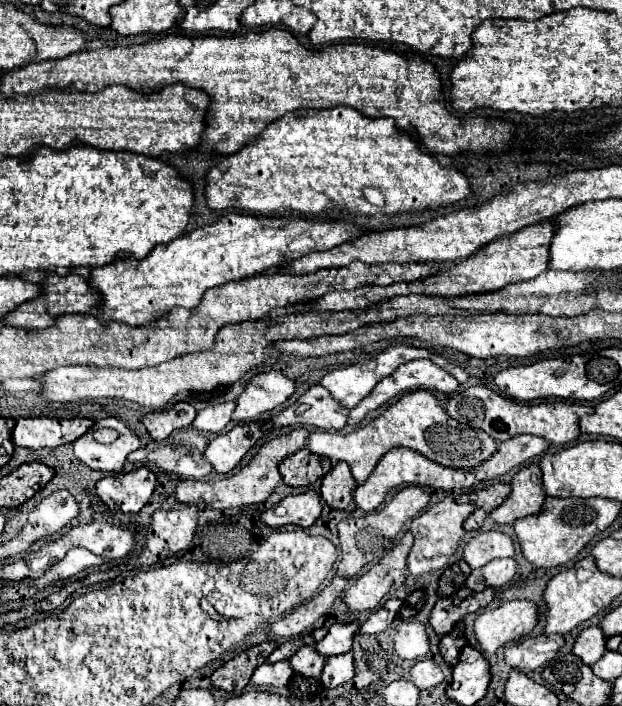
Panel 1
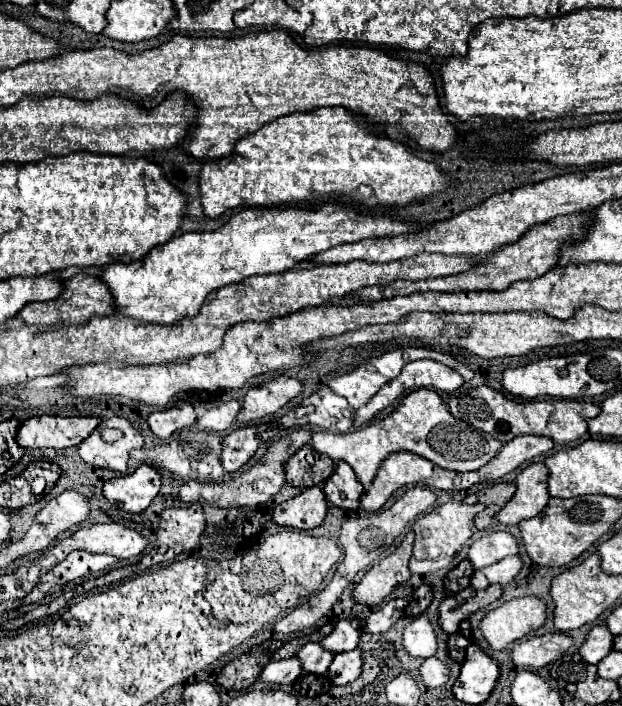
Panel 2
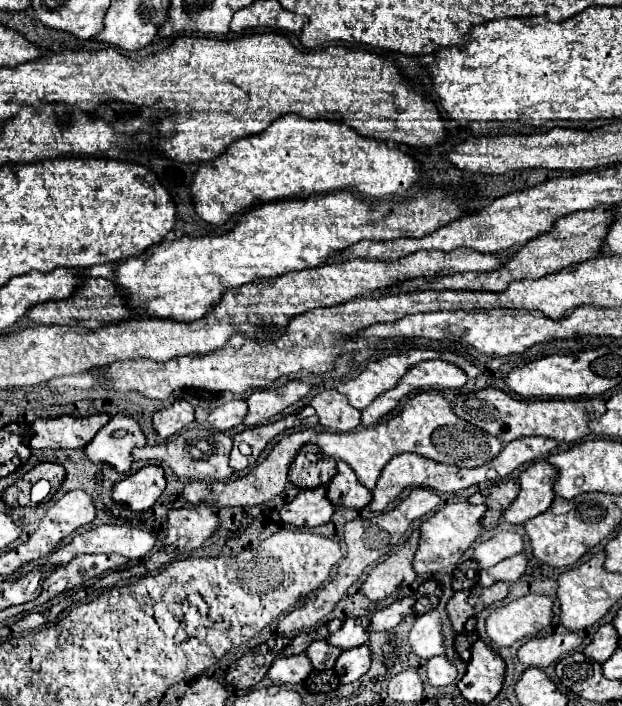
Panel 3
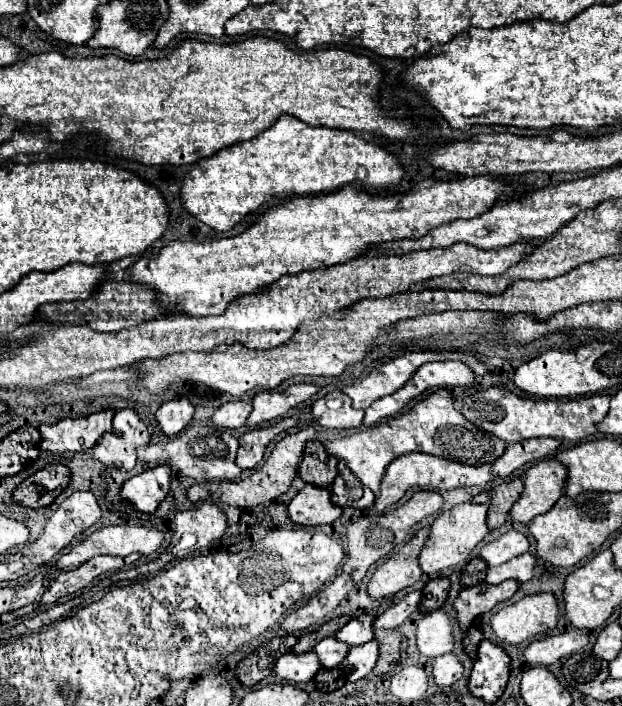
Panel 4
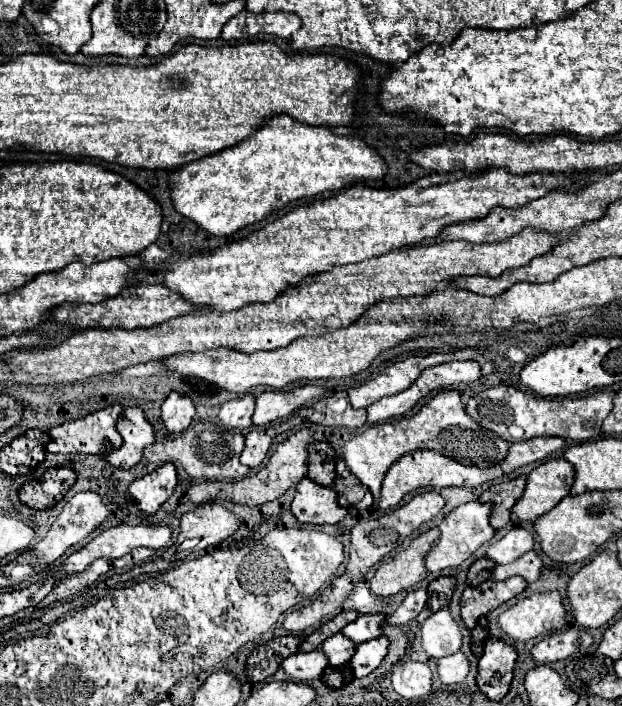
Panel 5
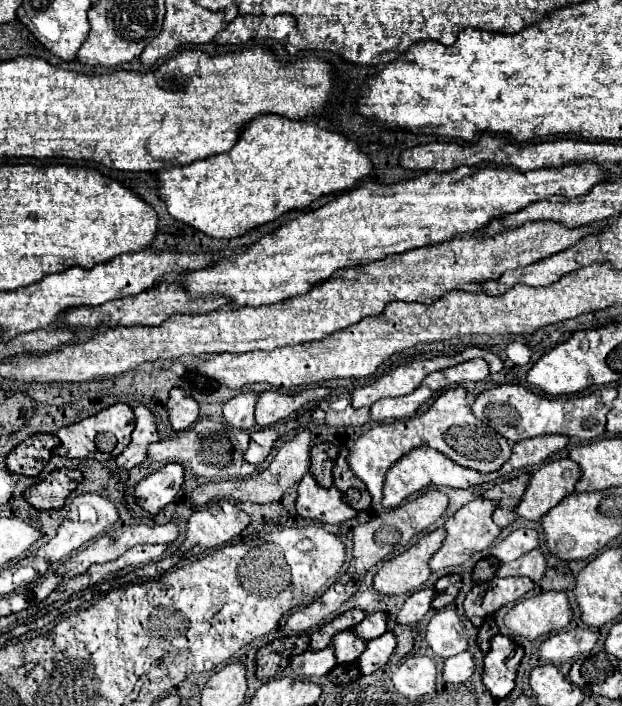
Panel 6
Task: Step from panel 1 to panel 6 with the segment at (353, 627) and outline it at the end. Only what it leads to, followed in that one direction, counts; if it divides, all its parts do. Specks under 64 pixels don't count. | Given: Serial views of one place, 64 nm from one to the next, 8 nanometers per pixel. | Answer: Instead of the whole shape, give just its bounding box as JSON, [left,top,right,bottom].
[352,612,388,640]

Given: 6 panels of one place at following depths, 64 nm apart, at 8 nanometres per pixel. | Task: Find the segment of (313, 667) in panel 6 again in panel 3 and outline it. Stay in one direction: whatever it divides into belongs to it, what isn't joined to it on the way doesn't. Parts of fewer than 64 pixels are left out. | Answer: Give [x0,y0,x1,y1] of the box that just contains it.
[268,652,312,684]

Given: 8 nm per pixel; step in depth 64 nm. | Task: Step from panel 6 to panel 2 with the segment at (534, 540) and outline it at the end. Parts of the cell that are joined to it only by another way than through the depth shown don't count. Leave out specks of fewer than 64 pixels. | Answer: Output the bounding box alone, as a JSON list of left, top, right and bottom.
[468,532,518,570]

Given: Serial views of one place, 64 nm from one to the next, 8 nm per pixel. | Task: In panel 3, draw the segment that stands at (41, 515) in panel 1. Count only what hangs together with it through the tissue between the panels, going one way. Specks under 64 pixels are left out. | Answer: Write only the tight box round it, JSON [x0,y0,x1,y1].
[36,490,96,536]

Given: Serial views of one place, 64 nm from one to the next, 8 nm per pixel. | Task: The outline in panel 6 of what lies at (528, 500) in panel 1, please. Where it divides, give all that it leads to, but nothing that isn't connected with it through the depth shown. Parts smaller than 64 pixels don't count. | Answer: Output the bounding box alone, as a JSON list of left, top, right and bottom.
[516,458,580,520]

